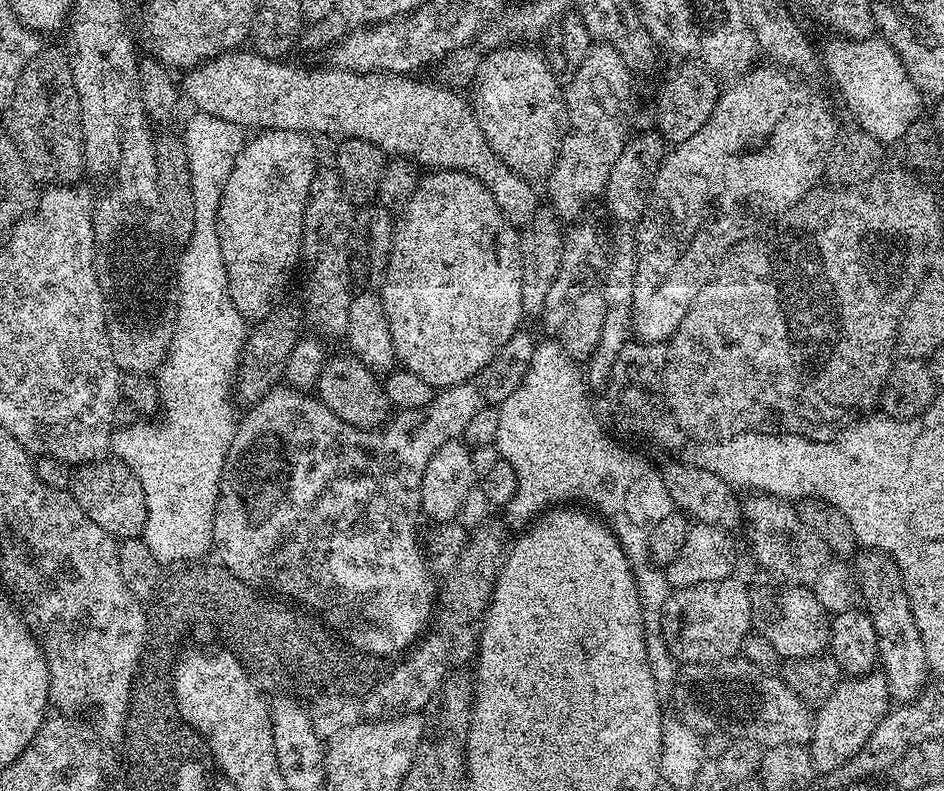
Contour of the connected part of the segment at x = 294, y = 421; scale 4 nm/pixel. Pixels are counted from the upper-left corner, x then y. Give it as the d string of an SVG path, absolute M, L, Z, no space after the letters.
M518 330L514 334L510 334L510 338L506 342L506 346L502 346L502 350L498 350L498 354L494 358L490 358L490 362L486 362L486 366L482 366L482 370L478 370L478 374L474 374L470 378L466 378L466 382L458 382L449 388L439 389L433 395L430 402L426 402L426 406L418 406L417 408L402 408L399 409L391 418L384 421L383 425L379 428L359 428L350 422L342 422L342 418L338 418L338 414L330 411L325 404L322 403L315 395L300 392L296 388L287 386L277 386L271 390L258 401L257 404L251 405L247 409L248 412L239 417L236 433L234 434L234 442L230 446L230 450L226 454L226 462L222 470L222 478L220 479L220 497L216 500L216 513L214 514L214 530L212 531L212 543L214 545L214 552L217 556L219 563L228 567L231 574L237 575L238 578L244 580L250 586L267 590L269 593L275 594L277 597L287 598L289 601L303 606L311 610L322 620L328 628L332 630L345 644L357 653L365 652L368 656L396 656L407 653L421 639L424 627L428 624L428 619L432 616L432 604L434 608L434 592L432 596L432 583L433 577L430 575L430 569L426 563L425 553L416 545L416 523L422 520L422 513L420 511L420 503L422 502L422 474L426 474L426 465L430 462L430 458L434 458L434 450L438 450L438 446L446 446L446 442L451 440L459 440L464 435L466 426L470 422L470 418L474 418L474 414L478 414L478 410L486 410L487 408L499 408L502 402L506 402L506 398L510 398L510 394L514 394L514 390L518 390L518 386L522 382L522 378L526 378L526 370L530 370L530 358L534 358L534 350L538 343L537 337L532 337L530 333L524 332L525 330Z

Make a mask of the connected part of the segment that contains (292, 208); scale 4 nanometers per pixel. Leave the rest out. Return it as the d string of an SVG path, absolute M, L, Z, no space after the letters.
M260 130L255 133L256 136L247 141L240 153L236 155L235 162L232 163L231 170L228 171L228 177L224 183L224 192L220 195L220 204L216 208L216 225L218 226L218 246L222 246L222 262L226 262L226 282L230 290L230 298L234 302L234 306L244 315L244 319L249 322L255 322L266 318L276 309L277 304L285 299L284 291L288 288L288 283L292 280L292 275L298 272L298 265L301 263L300 239L302 238L302 222L306 214L306 206L308 205L308 191L310 190L310 182L314 178L318 161L316 161L316 144L307 132L299 132L298 130Z

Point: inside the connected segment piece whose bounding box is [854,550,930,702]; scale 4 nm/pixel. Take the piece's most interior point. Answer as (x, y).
(903, 661)

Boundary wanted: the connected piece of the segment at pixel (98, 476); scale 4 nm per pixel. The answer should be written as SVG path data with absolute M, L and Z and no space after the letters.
M101 458L79 465L71 479L70 491L78 506L86 510L86 518L98 522L98 526L117 541L140 536L149 523L142 482L138 482L136 475L121 460Z

